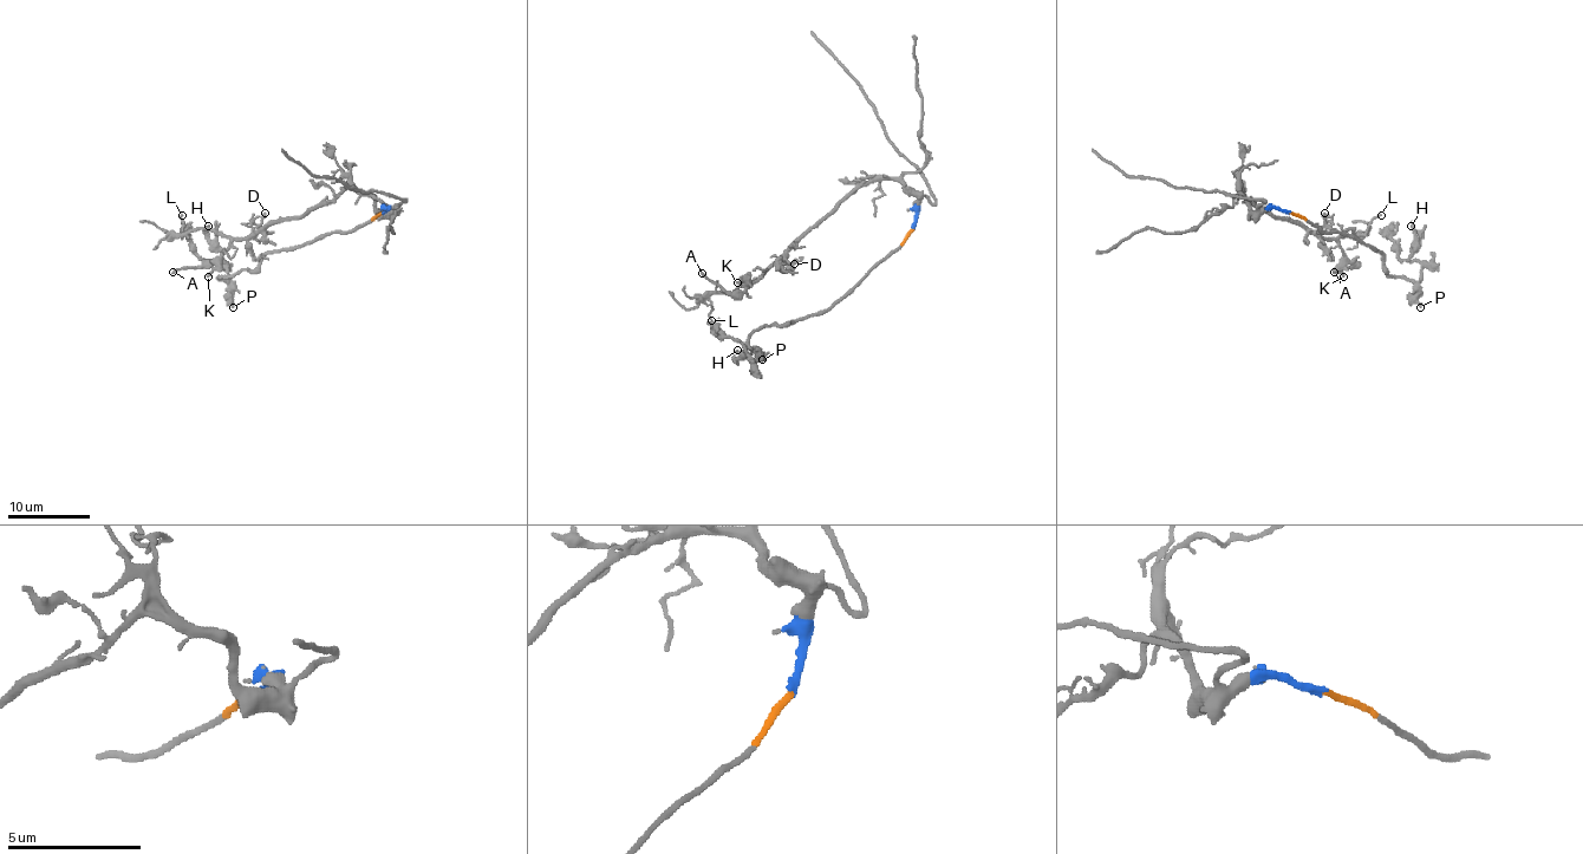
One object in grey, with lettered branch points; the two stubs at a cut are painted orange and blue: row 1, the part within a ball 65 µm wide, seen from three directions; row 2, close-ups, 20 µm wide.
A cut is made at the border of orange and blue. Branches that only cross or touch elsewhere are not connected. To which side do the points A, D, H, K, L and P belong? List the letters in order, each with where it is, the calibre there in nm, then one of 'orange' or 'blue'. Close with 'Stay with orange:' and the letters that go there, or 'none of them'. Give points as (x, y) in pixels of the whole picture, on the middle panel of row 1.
A: at (702, 273); 180 nm thick; blue
D: at (794, 263); 190 nm thick; blue
H: at (737, 350); 170 nm thick; orange
K: at (737, 282); 190 nm thick; blue
L: at (711, 320); 100 nm thick; blue
P: at (762, 359); 200 nm thick; orange
Stay with orange: H, P

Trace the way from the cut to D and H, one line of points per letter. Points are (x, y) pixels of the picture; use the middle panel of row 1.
D: (912, 227), (917, 199), (898, 180), (875, 177), (853, 188), (787, 252), (785, 262), (795, 262)
H: (912, 227), (904, 240), (826, 310), (757, 328), (749, 337), (757, 360), (749, 350), (737, 358), (737, 350)

